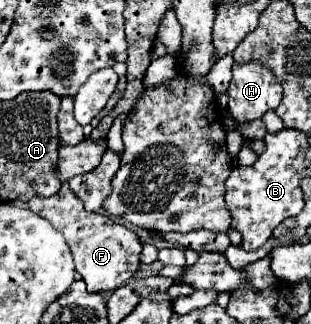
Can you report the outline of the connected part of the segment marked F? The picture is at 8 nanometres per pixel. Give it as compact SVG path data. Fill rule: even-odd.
M64 183L62 189L52 197L30 199L28 207L40 217L48 219L52 227L64 235L66 245L74 255L76 271L86 281L88 291L100 293L100 291L118 289L136 273L140 265L140 251L142 251L142 243L138 241L136 233L124 225L118 225L106 215L86 211L84 203L74 195L74 191L70 191L68 183Z

